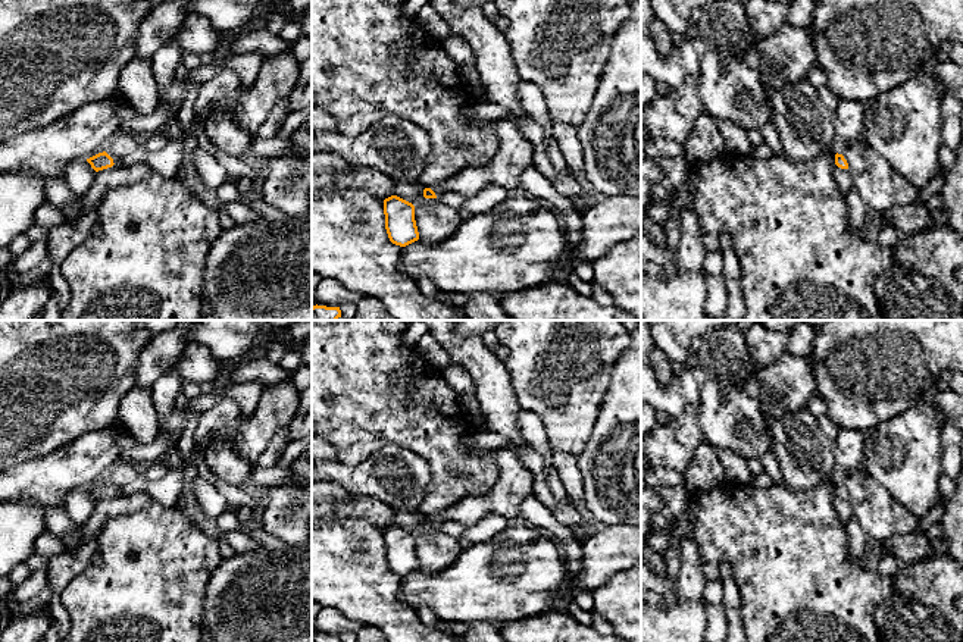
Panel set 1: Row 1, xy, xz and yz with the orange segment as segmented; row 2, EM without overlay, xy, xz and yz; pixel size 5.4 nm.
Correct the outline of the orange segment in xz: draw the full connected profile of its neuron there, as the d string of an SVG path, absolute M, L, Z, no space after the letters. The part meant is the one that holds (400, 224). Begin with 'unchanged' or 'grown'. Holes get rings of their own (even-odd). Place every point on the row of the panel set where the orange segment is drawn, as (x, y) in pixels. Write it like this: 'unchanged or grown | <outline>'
unchanged | M397 195L384 200L385 229L393 244L406 247L419 239L415 206Z

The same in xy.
unchanged | M106 151L87 159L87 162L96 172L112 167L115 165L113 159Z

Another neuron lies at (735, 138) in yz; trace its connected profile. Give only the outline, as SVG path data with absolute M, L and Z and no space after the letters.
M715 119L722 134L725 150L734 156L748 156L753 151L748 131L726 119Z

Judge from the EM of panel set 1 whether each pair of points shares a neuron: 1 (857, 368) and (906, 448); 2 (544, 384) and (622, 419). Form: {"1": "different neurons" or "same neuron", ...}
{"1": "different neurons", "2": "different neurons"}

